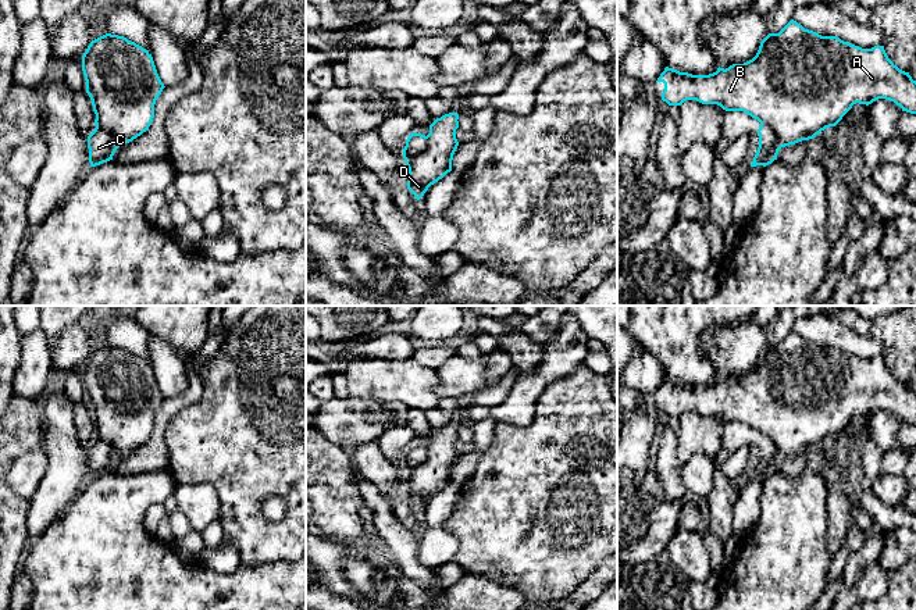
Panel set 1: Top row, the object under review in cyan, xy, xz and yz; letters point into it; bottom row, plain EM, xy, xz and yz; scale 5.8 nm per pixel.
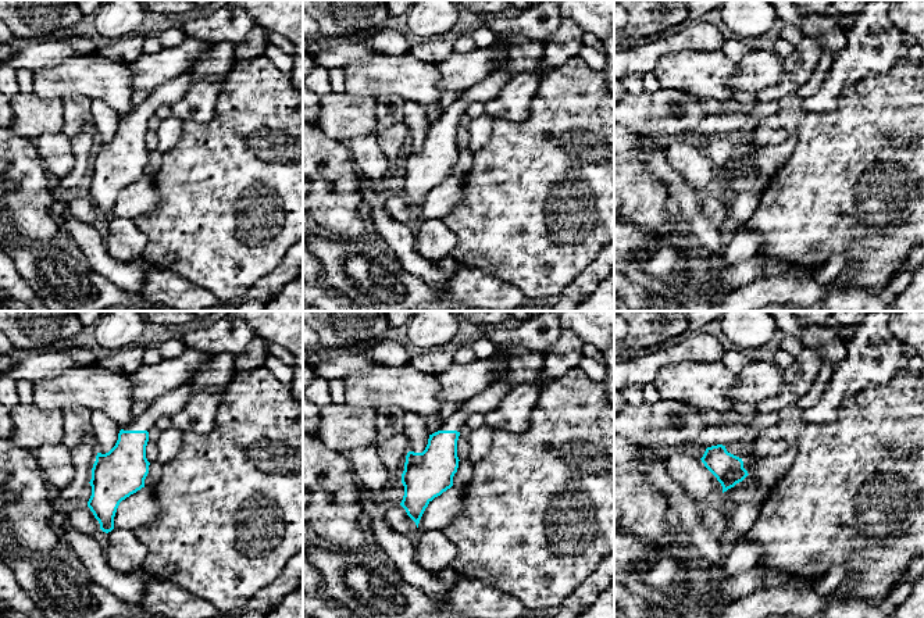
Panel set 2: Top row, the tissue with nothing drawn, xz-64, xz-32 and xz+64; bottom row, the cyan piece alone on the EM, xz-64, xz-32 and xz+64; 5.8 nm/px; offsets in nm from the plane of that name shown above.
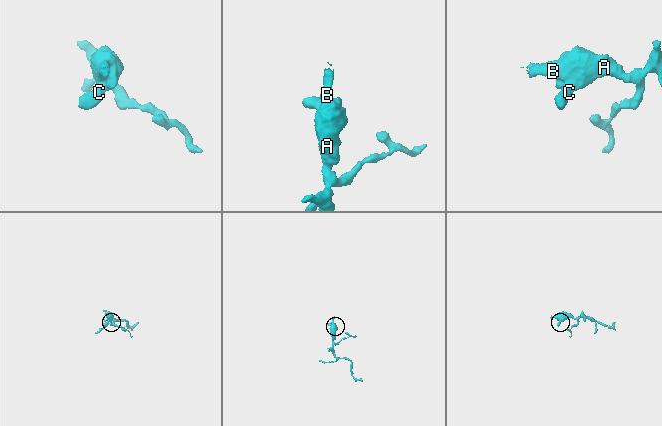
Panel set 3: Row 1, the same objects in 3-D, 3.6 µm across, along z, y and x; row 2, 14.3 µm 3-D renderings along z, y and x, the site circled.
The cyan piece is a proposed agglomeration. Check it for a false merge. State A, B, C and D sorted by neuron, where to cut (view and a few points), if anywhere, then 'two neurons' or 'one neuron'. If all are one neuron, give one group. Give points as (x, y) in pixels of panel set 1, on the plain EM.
A B D / C | xz (427, 448), (427, 457), (405, 473) | two neurons

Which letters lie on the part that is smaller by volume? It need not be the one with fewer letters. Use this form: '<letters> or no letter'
C

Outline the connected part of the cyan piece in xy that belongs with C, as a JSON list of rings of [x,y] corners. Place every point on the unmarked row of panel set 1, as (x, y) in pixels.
[[[96,438],[95,442],[88,447],[90,478],[96,478],[113,471],[113,467],[118,459],[120,454],[114,446]]]

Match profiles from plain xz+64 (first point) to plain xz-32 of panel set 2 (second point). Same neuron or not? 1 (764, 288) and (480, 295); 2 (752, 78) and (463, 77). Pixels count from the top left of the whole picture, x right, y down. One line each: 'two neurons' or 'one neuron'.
1: one neuron
2: one neuron

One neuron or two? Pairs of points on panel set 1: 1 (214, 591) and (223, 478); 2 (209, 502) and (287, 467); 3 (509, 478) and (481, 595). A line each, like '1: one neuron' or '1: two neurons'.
1: two neurons
2: two neurons
3: two neurons

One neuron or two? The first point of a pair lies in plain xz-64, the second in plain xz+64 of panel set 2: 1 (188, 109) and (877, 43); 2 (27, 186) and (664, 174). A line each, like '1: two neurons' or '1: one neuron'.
1: one neuron
2: two neurons

